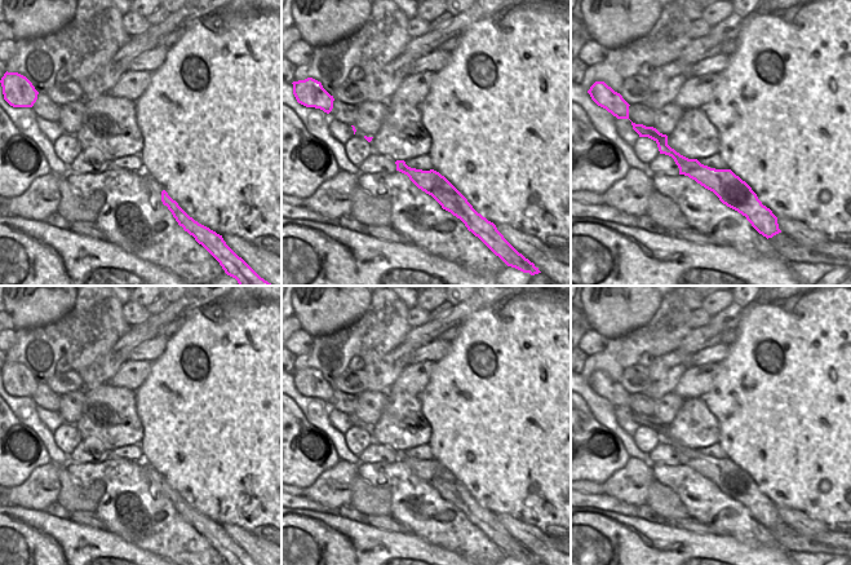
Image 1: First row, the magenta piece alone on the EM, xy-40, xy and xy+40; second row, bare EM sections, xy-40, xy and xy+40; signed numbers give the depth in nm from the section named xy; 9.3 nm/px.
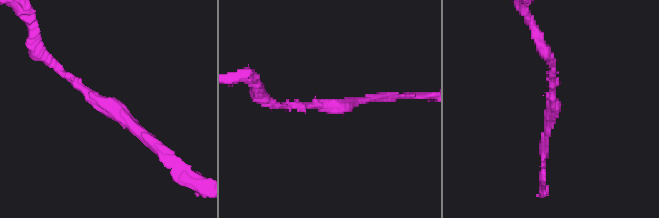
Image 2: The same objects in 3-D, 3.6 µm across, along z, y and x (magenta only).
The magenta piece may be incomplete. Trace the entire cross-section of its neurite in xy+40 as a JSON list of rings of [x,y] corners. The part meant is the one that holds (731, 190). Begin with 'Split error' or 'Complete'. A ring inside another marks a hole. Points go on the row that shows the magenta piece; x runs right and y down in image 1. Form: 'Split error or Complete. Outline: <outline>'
Complete. Outline: [[[635,124],[633,129],[639,137],[648,137],[657,144],[660,154],[669,155],[679,168],[679,175],[688,176],[705,189],[713,191],[727,207],[737,211],[763,237],[772,238],[781,233],[777,217],[762,204],[752,187],[731,169],[715,169],[701,164],[697,159],[688,159],[668,145],[668,136],[653,127]]]

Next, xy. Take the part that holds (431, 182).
Complete. Outline: [[[396,160],[396,171],[407,175],[422,191],[431,195],[443,209],[460,219],[469,231],[478,237],[508,266],[531,275],[541,273],[528,259],[519,253],[497,230],[496,225],[478,213],[467,199],[439,172],[411,168]]]

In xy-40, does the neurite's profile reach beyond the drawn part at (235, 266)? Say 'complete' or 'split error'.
complete

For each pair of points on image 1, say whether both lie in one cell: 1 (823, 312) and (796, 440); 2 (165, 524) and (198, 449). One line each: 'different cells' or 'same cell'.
1: same cell
2: different cells

